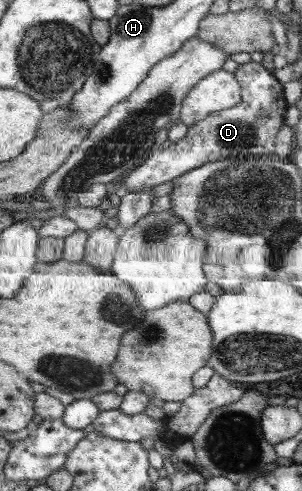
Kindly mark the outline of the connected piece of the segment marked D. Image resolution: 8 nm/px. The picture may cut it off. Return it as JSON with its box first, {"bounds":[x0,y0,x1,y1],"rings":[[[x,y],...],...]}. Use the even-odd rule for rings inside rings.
{"bounds":[119,61,285,193],"rings":[[[252,61],[237,65],[233,74],[241,85],[241,102],[232,108],[211,113],[192,127],[187,127],[185,136],[177,140],[177,143],[172,143],[167,148],[152,148],[139,167],[119,179],[127,193],[172,181],[202,164],[214,163],[235,154],[271,154],[278,132],[283,128],[285,100],[281,84],[261,64]],[[263,111],[268,112],[266,118],[258,116]]]}

